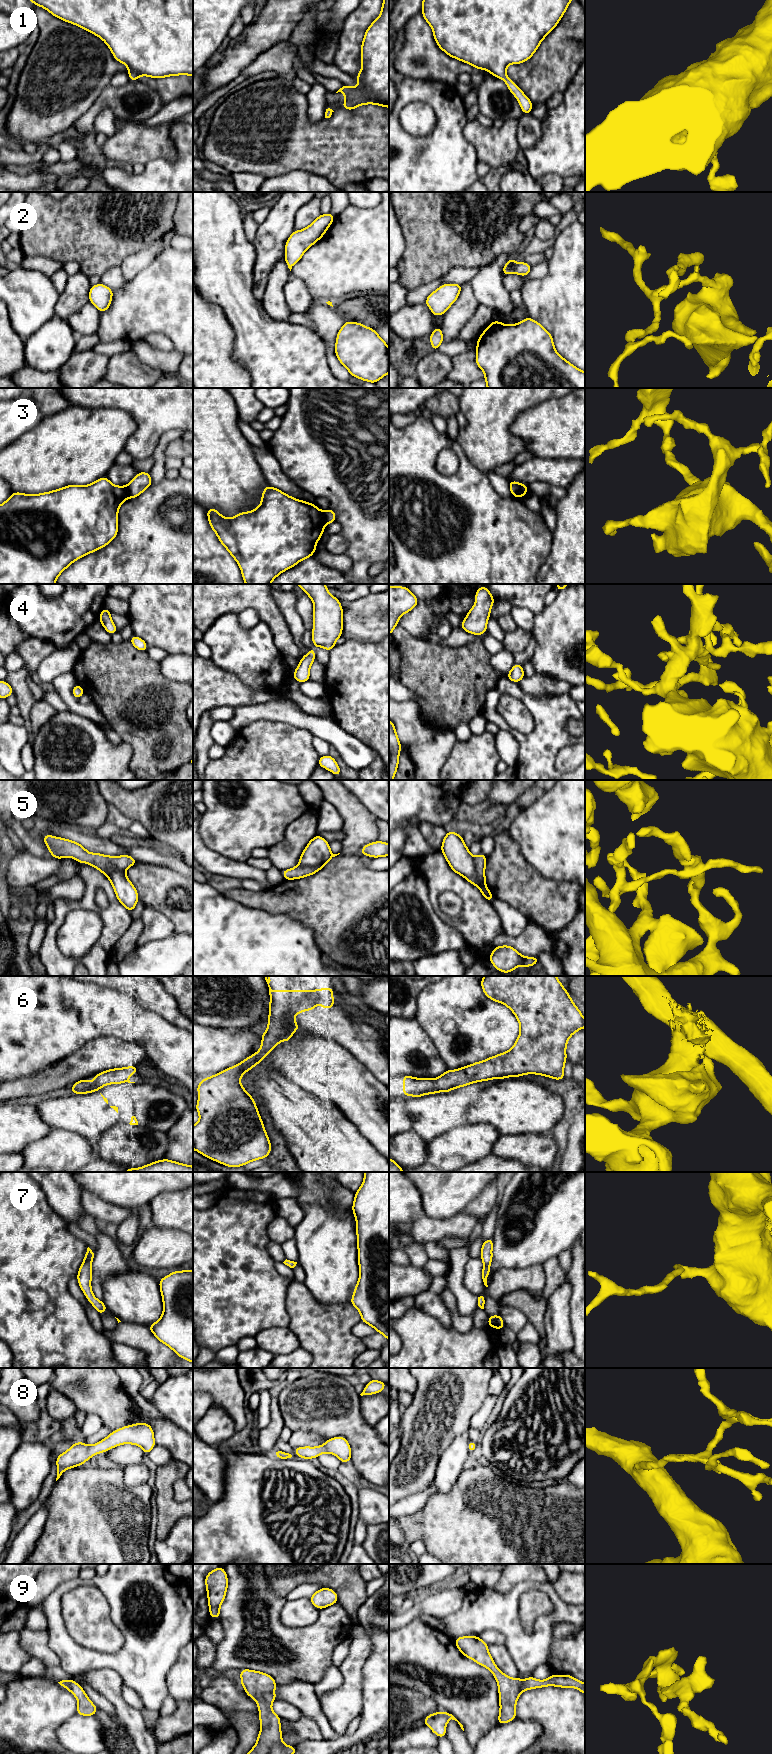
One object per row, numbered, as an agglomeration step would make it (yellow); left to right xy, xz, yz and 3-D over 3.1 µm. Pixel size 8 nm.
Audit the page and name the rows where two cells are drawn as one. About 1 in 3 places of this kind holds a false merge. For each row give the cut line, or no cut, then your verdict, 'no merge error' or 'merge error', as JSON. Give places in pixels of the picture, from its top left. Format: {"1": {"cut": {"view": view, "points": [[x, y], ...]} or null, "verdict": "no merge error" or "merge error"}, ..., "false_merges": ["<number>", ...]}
{"1": {"cut": null, "verdict": "no merge error"}, "2": {"cut": null, "verdict": "no merge error"}, "3": {"cut": {"view": "xz", "points": [[322, 512], [325, 523]]}, "verdict": "merge error"}, "4": {"cut": null, "verdict": "no merge error"}, "5": {"cut": {"view": "yz", "points": [[473, 857], [479, 881], [485, 886]]}, "verdict": "merge error"}, "6": {"cut": {"view": "xz", "points": [[269, 1013], [290, 1025], [290, 1031], [282, 1040]]}, "verdict": "merge error"}, "7": {"cut": null, "verdict": "no merge error"}, "8": {"cut": null, "verdict": "no merge error"}, "9": {"cut": null, "verdict": "no merge error"}, "false_merges": ["3", "5", "6"]}

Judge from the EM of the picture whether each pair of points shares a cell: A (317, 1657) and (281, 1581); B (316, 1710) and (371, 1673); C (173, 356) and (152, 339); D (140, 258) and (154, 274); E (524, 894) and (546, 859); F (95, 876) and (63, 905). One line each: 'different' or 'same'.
A: different
B: different
C: different
D: different
E: different
F: same

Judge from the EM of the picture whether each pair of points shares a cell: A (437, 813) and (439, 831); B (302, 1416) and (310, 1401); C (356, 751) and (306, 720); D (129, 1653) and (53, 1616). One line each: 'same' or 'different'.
A: different
B: same
C: same
D: same

